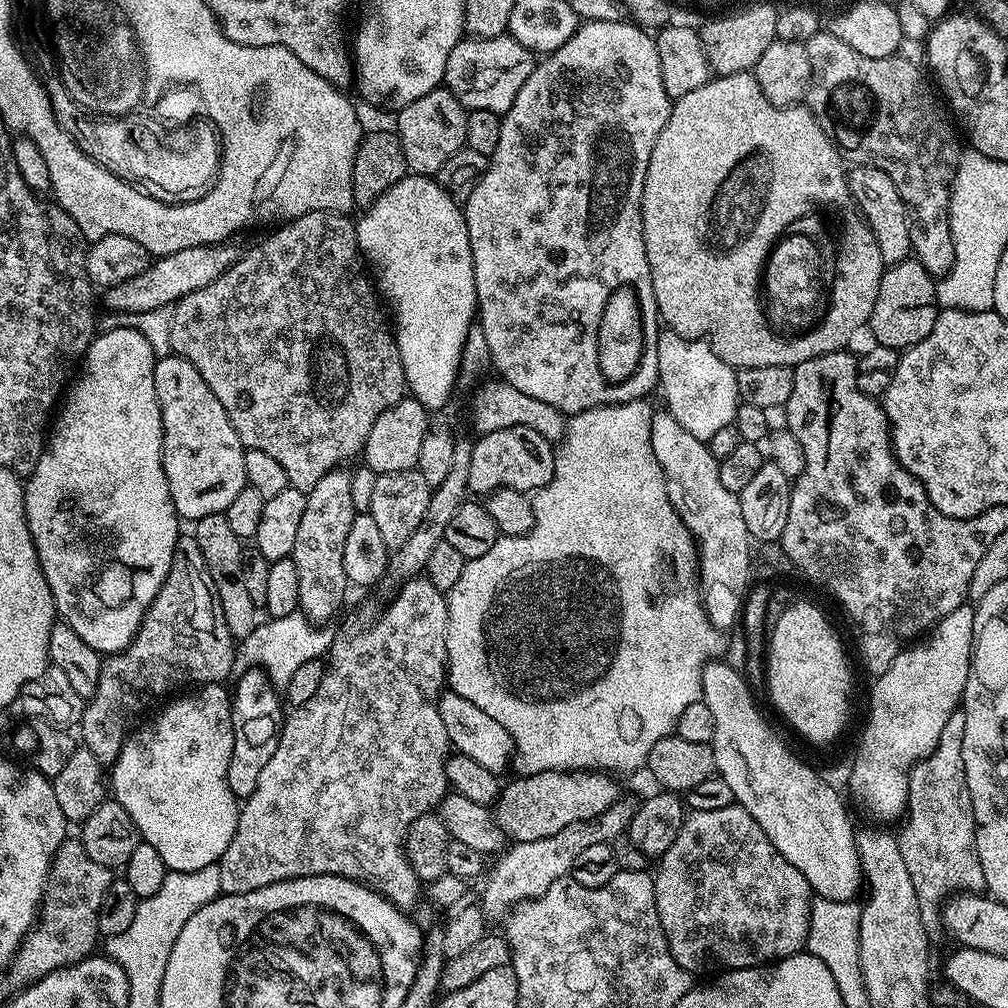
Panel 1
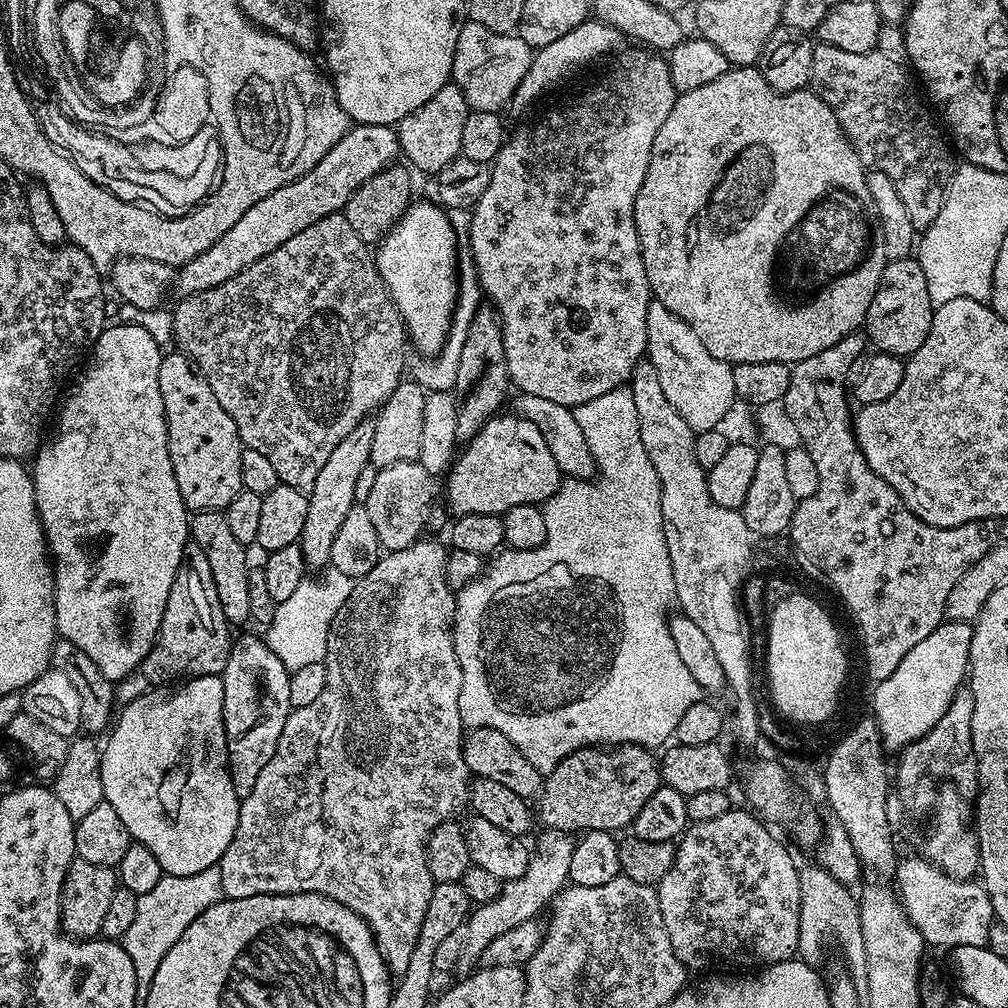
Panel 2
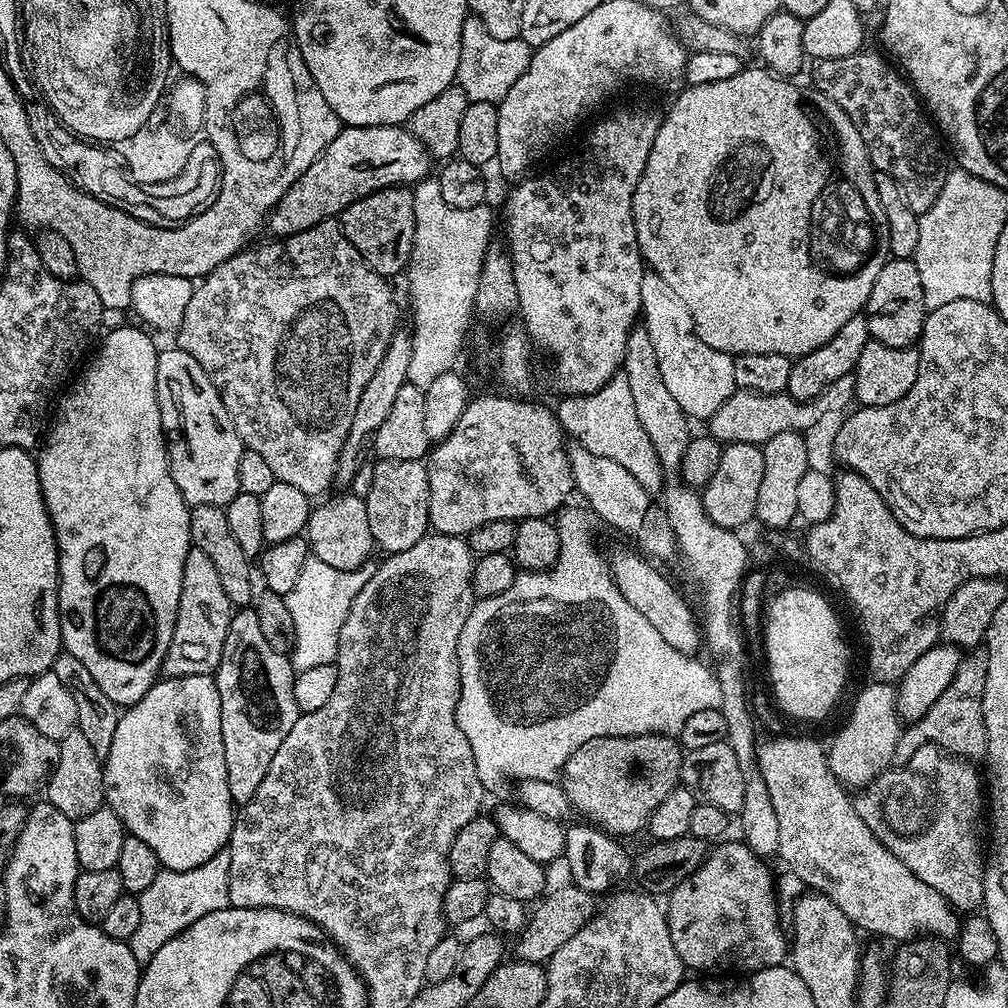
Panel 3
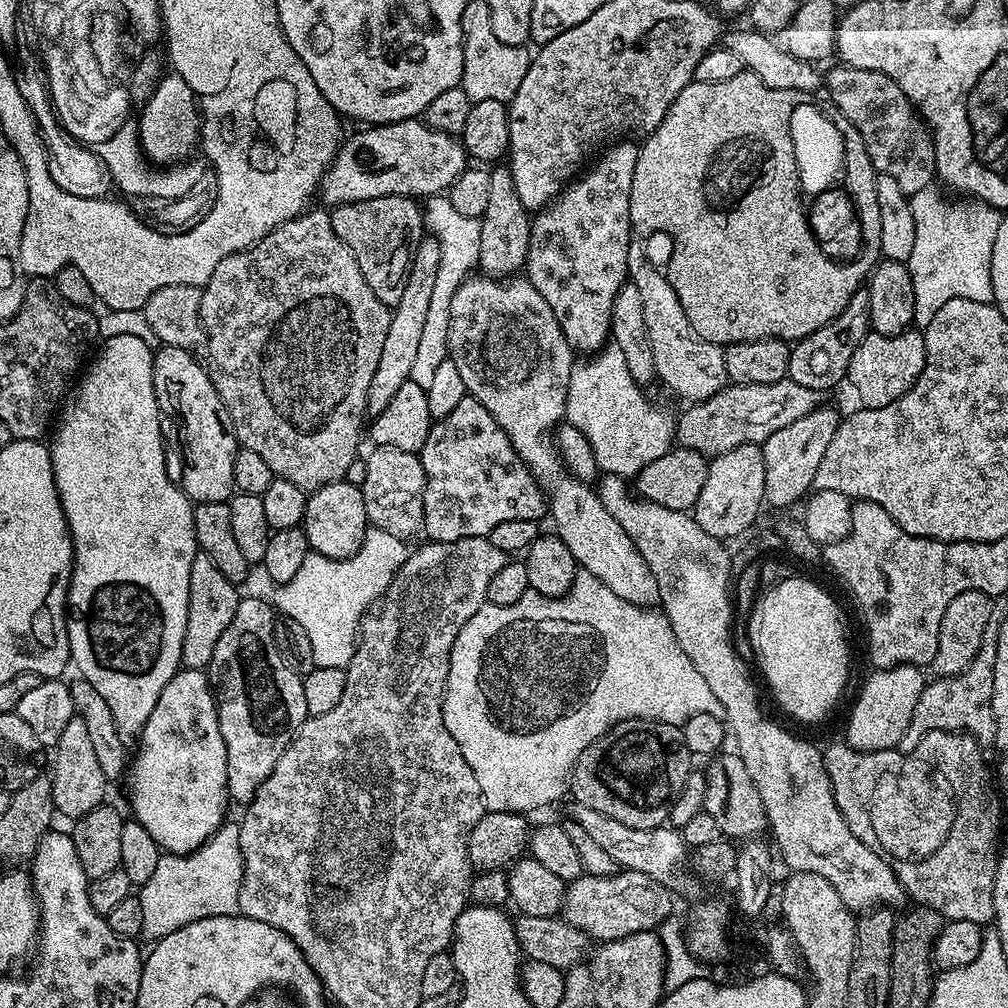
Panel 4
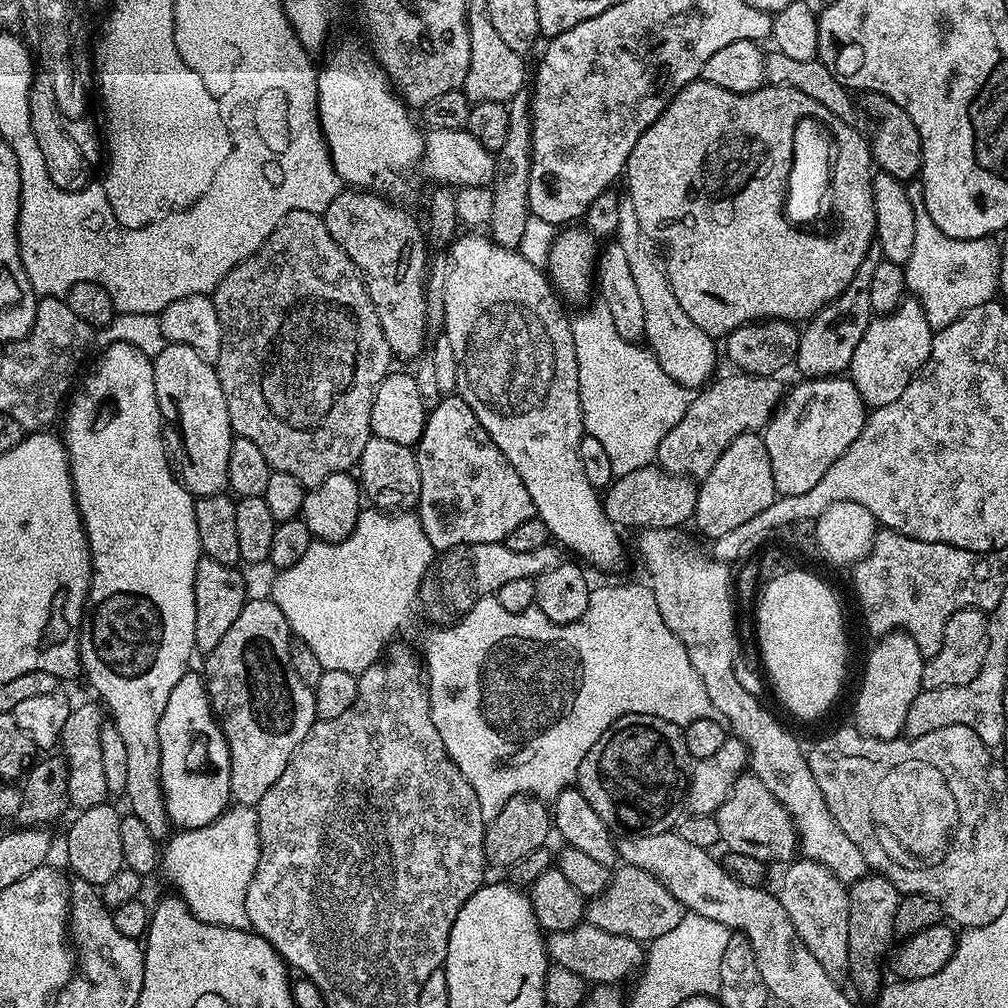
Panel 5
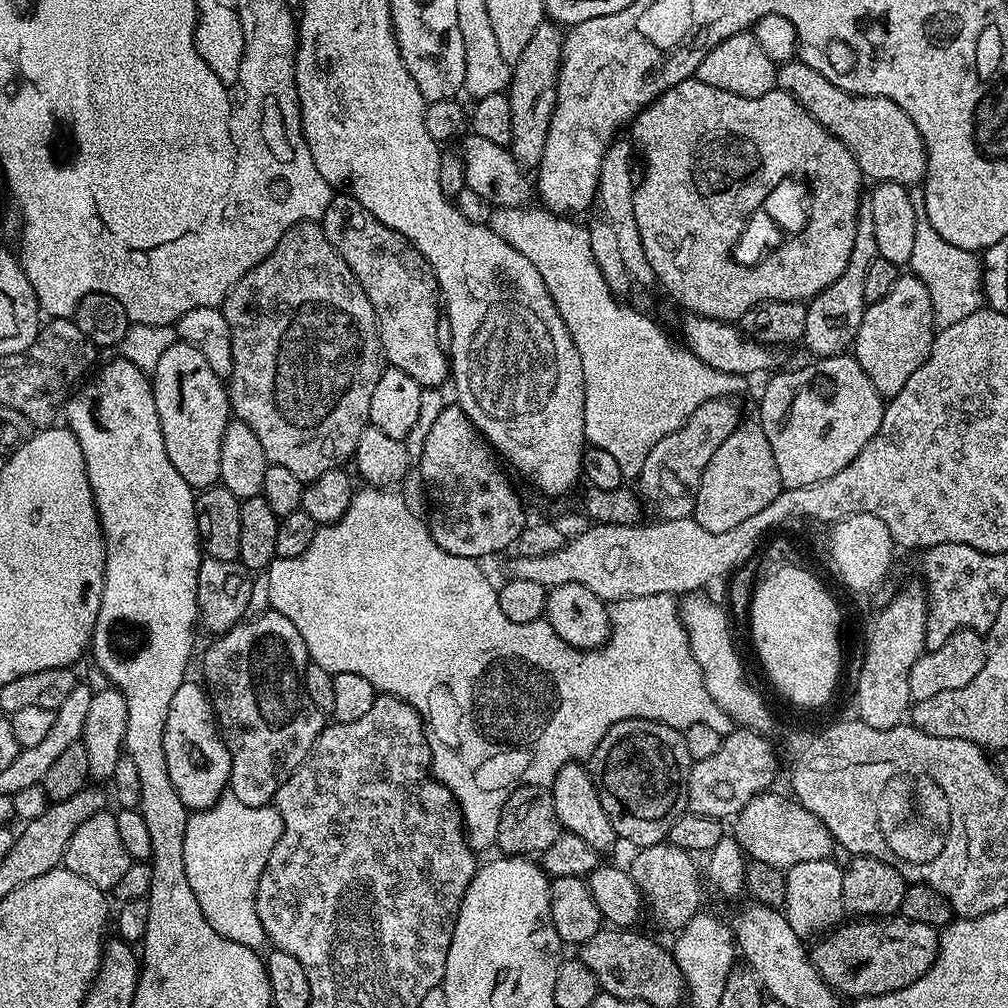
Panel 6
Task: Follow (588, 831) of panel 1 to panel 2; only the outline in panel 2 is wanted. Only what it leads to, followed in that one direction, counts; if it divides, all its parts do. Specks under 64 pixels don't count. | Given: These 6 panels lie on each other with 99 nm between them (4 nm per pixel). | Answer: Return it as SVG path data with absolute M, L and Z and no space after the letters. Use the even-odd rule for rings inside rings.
M551 830L543 834L536 848L533 847L524 872L516 879L505 881L495 899L471 911L464 925L460 956L455 966L455 971L459 975L465 976L475 971L481 954L494 938L525 924L528 920L535 919L539 915L537 912L543 907L545 909L555 899L557 893L567 885L575 839L569 833L557 833Z

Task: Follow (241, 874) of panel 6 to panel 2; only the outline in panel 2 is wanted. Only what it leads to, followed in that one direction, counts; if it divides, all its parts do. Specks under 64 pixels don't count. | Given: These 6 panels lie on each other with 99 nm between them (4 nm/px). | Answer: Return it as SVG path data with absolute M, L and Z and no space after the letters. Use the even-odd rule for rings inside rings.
M219 867L198 870L198 874L185 876L164 875L154 886L154 890L136 897L138 911L134 913L134 922L130 930L126 930L123 946L126 954L130 954L130 962L134 965L136 987L146 990L150 982L154 982L154 974L158 970L158 962L166 958L166 950L182 938L182 930L202 914L202 910L210 910L224 896L222 890L222 874Z

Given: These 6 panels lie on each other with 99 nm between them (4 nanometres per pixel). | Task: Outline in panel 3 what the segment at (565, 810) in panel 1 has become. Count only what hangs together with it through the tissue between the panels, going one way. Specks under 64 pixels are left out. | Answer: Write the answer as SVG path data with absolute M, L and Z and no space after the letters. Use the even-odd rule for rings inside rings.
M658 734L607 736L582 742L566 758L562 787L573 809L616 838L643 833L650 814L680 784L682 749L673 737Z

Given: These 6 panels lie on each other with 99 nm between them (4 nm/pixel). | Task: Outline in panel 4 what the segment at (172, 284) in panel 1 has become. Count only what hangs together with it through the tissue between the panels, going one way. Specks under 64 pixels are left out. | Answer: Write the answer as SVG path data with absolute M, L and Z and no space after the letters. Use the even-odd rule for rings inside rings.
M423 119L393 120L391 124L368 126L357 136L343 141L324 179L318 189L319 199L324 199L328 206L362 202L370 198L386 198L387 196L410 196L413 198L429 198L449 191L452 184L469 167L470 157L464 151L463 144L455 136L448 136L428 127Z

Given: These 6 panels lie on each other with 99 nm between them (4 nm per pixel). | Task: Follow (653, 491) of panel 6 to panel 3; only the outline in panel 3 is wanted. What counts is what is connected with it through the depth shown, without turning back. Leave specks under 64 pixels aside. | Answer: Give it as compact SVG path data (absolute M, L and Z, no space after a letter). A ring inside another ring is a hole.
M853 371L847 372L837 381L830 382L819 395L808 401L796 401L783 392L776 395L760 395L757 392L737 390L706 422L707 435L723 444L746 441L748 444L761 445L780 433L807 432L806 430L814 427L826 416L840 411L843 413L855 401L855 376Z

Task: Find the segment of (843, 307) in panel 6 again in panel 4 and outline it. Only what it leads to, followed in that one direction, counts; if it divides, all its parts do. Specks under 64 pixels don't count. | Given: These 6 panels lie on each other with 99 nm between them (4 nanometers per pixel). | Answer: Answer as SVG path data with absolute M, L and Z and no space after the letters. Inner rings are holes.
M861 286L846 302L846 310L838 314L838 318L831 320L826 326L814 330L804 340L797 340L792 344L790 354L790 370L788 378L810 388L830 390L839 380L843 381L848 374L850 358L854 358L854 350L866 338L870 331L870 298L867 287Z

